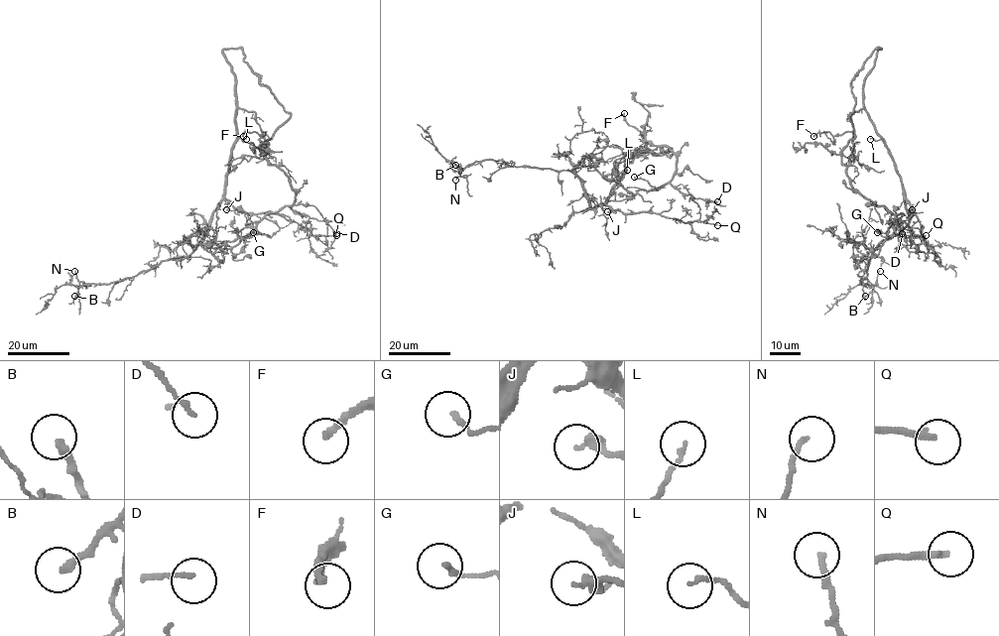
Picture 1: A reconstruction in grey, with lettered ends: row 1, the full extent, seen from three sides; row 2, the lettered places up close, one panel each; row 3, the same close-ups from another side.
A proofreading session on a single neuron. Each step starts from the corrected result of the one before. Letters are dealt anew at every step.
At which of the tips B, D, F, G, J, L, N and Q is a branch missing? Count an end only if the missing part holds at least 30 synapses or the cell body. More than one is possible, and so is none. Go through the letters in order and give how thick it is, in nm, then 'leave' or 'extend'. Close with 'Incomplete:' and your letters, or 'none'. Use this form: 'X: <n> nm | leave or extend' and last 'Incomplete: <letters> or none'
B: 260 nm | extend
D: 140 nm | leave
F: 220 nm | extend
G: 170 nm | leave
J: 320 nm | leave
L: 150 nm | leave
N: 170 nm | leave
Q: 200 nm | extend
Incomplete: B, F, Q

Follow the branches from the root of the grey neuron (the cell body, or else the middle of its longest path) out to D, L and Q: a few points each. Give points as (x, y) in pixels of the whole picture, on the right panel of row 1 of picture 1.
D: (880, 248), (894, 230), (890, 222), (891, 213), (884, 205), (901, 222), (902, 233)
L: (880, 248), (857, 250), (891, 239), (908, 223), (908, 210), (889, 149), (881, 138), (870, 139)
Q: (880, 248), (866, 254), (857, 250), (862, 243), (873, 250), (908, 223), (905, 199), (926, 235)

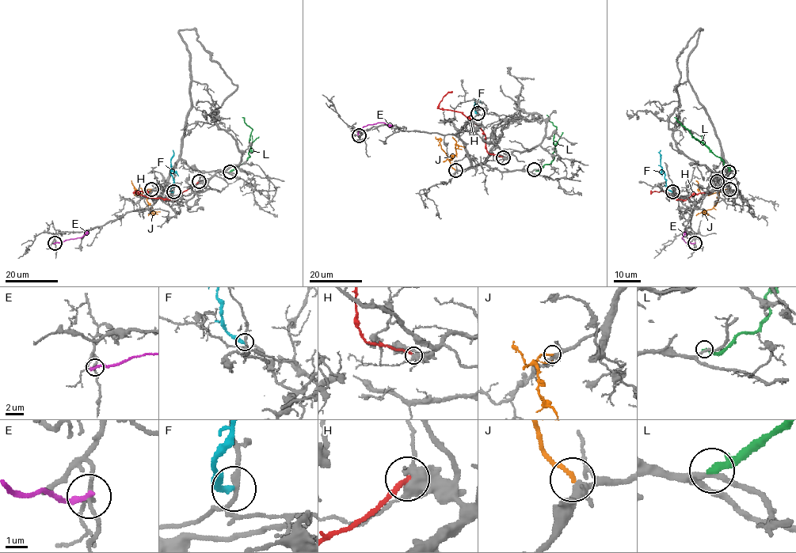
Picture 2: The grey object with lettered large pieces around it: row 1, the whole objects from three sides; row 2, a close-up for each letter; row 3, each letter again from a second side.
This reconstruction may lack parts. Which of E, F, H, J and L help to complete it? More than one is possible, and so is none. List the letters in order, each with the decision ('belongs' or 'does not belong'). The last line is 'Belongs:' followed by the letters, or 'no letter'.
E: does not belong
F: does not belong
H: does not belong
J: belongs
L: does not belong
Belongs: J

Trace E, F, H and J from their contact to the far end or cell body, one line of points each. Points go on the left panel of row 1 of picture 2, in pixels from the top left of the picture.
E: (55, 243), (81, 237), (89, 232)
F: (173, 192), (173, 150)
H: (199, 181), (173, 200), (135, 192), (143, 191), (148, 194)
J: (151, 189), (146, 191), (146, 201), (153, 213), (158, 214)

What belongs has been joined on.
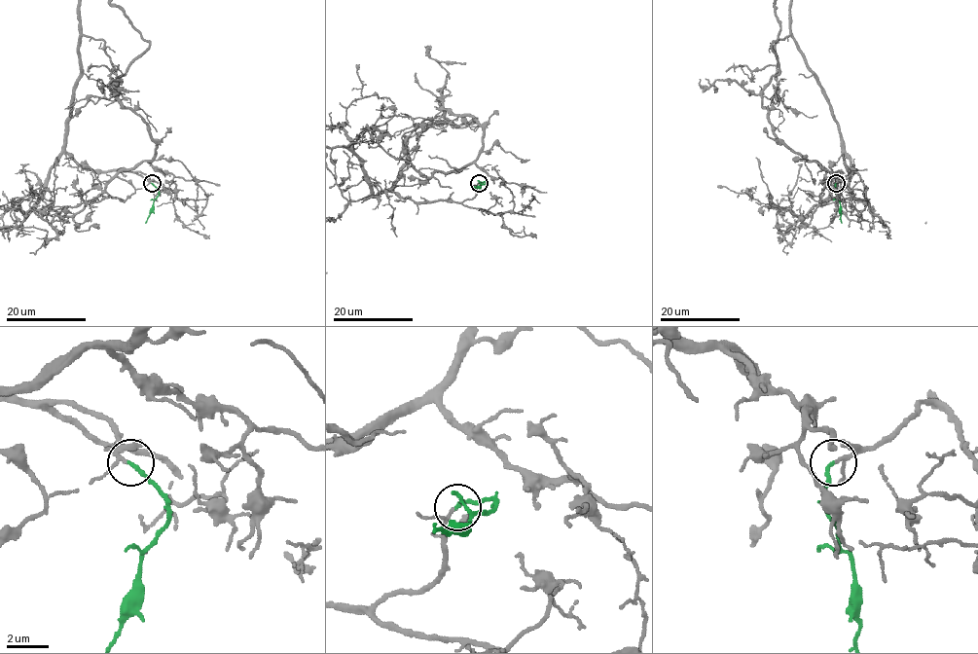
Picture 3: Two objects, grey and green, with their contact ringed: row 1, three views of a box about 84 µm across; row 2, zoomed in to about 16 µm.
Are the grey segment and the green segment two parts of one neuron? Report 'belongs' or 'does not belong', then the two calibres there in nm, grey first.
belongs; calibres 120 and 170 nm

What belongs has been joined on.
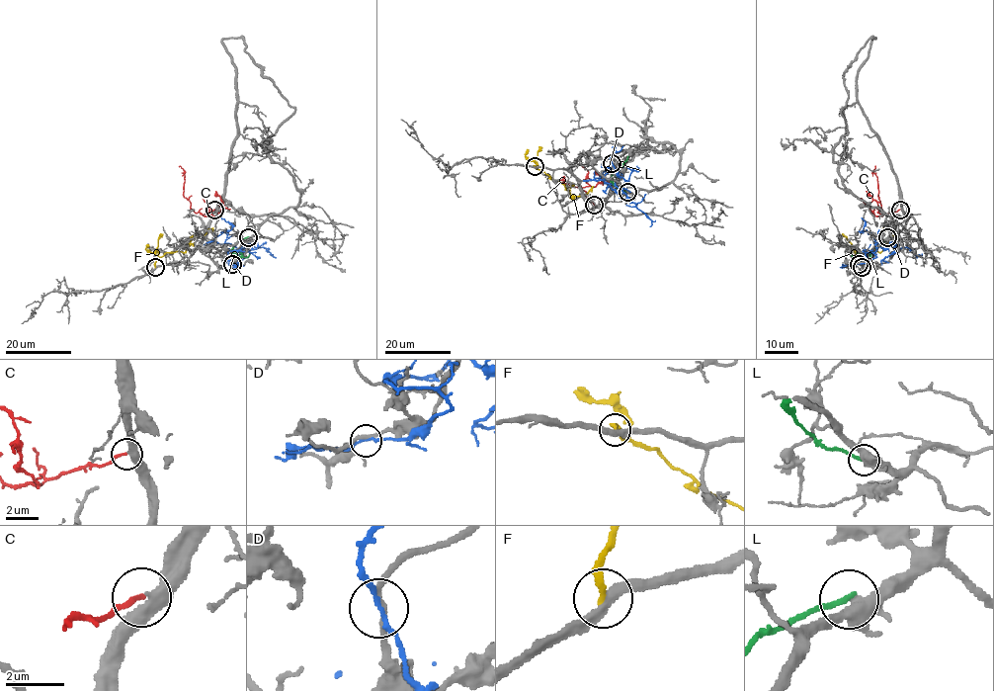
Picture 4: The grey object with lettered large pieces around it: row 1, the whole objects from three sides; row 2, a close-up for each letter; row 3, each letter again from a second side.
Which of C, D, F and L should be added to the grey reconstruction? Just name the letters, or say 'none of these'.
C, D

